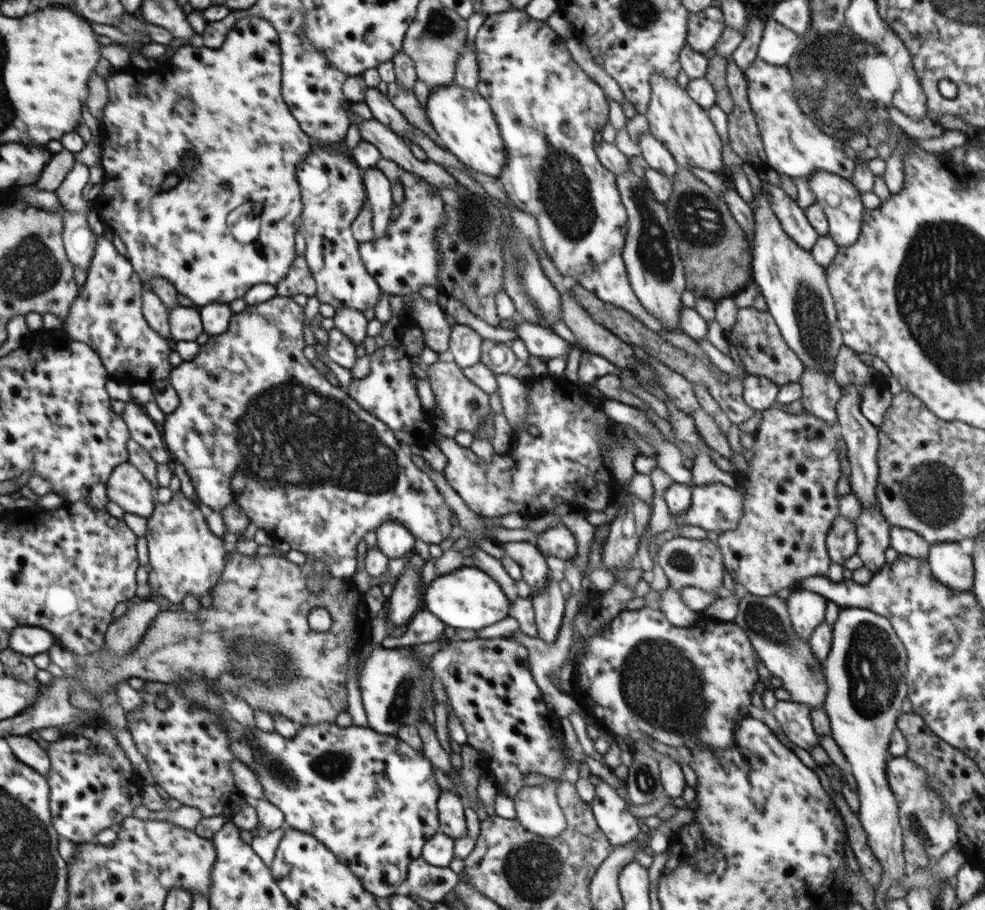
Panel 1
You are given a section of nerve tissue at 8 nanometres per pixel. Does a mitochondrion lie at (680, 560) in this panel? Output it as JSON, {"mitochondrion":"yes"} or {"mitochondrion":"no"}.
{"mitochondrion":"yes"}

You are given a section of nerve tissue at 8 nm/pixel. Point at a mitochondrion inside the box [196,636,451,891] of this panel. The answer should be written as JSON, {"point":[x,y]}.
{"point":[278,771]}

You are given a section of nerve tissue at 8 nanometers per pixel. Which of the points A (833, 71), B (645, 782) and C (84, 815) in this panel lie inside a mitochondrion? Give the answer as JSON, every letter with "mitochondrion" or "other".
{"A":"mitochondrion","B":"mitochondrion","C":"other"}

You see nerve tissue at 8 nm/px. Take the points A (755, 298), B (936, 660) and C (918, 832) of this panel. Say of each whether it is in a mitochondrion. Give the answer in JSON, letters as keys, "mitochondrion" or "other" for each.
{"A":"other","B":"other","C":"mitochondrion"}

